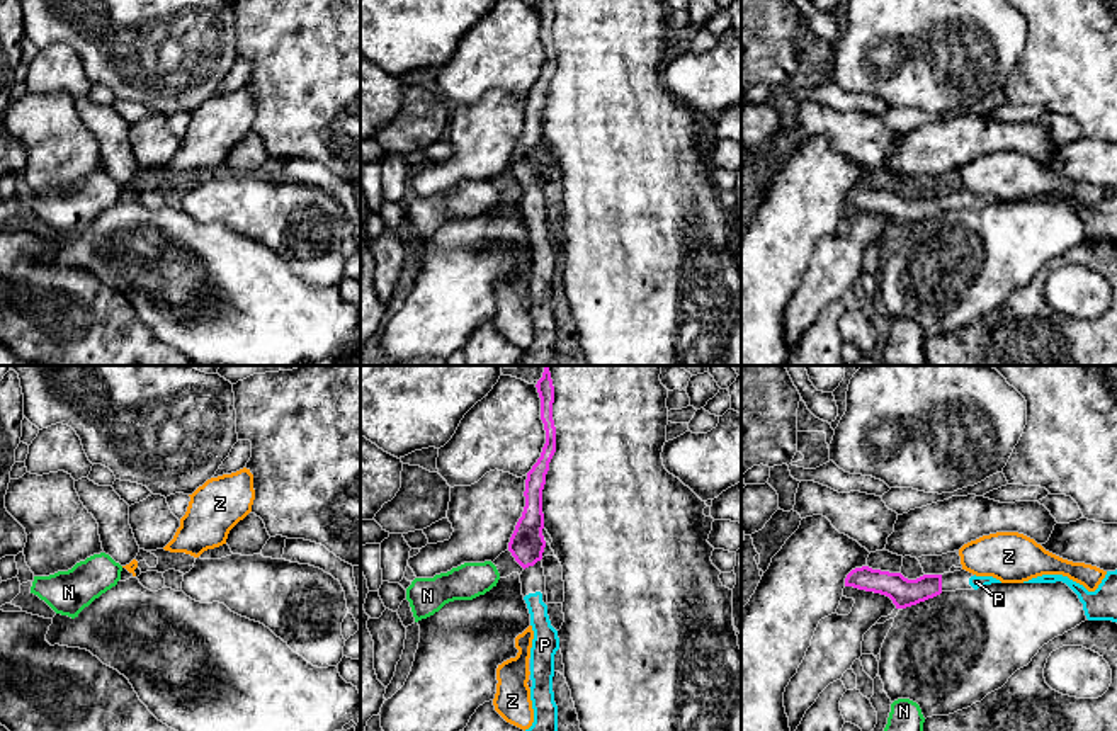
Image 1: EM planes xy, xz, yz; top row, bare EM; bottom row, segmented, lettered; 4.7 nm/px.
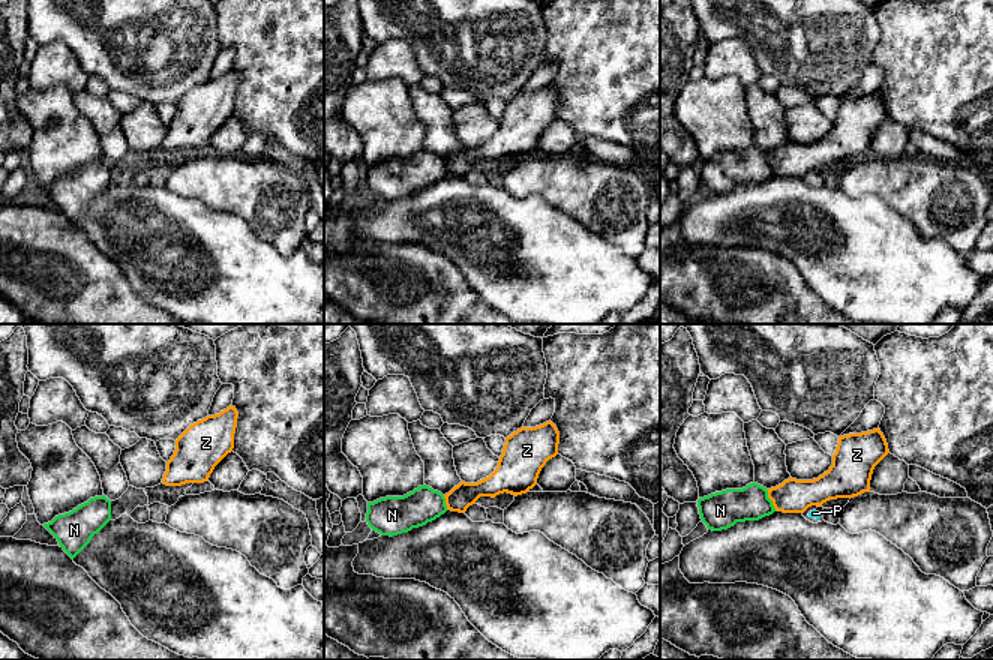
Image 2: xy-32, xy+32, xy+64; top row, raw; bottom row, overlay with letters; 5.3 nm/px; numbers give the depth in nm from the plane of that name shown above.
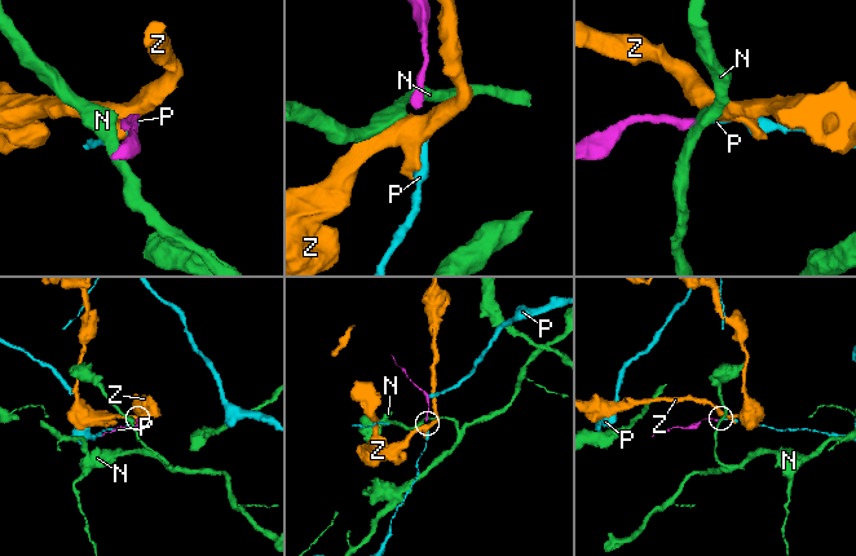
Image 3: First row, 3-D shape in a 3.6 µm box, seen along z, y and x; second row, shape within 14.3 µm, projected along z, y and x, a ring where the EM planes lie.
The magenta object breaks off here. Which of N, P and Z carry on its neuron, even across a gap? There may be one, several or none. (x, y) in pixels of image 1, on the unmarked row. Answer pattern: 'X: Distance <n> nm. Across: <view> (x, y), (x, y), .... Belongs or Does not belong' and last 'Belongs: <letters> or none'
N: Distance 100 nm. Across: xz (512, 174), (495, 186). Does not belong
P: Distance 120 nm. Across: xz (524, 187), (529, 213). Belongs
Z: Distance 110 nm. Across: yz (941, 194), (963, 187). Does not belong
Belongs: P

